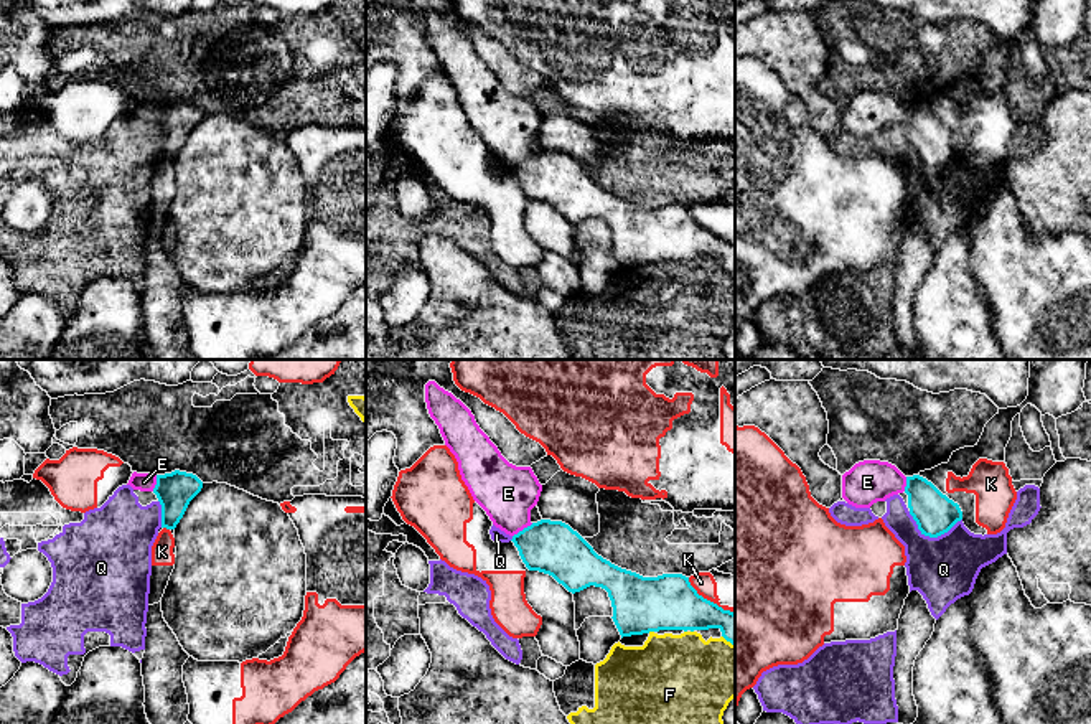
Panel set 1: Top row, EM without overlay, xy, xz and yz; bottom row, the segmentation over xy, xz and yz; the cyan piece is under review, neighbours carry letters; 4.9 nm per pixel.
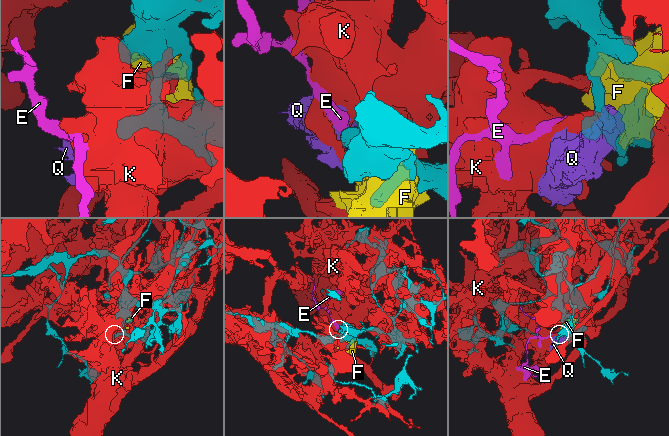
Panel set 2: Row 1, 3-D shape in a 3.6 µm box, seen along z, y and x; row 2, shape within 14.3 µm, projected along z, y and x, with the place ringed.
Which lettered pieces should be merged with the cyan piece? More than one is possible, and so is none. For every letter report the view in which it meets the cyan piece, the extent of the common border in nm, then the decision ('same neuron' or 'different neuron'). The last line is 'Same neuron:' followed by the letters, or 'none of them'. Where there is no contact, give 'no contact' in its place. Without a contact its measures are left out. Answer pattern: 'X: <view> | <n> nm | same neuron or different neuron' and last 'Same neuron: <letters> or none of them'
E: xz | 120 nm | same neuron
F: xz | 30 nm | different neuron
K: xz | 300 nm | different neuron
Q: yz | 260 nm | different neuron
Same neuron: E

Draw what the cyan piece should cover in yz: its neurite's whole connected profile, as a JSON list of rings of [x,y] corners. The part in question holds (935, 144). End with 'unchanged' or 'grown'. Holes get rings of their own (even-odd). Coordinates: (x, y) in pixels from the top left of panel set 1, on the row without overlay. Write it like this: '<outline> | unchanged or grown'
[[[864,91],[842,106],[842,129],[855,139],[870,139],[903,122],[910,145],[925,167],[938,168],[962,150],[959,135],[931,112],[920,106],[905,107],[888,92]]] | grown

